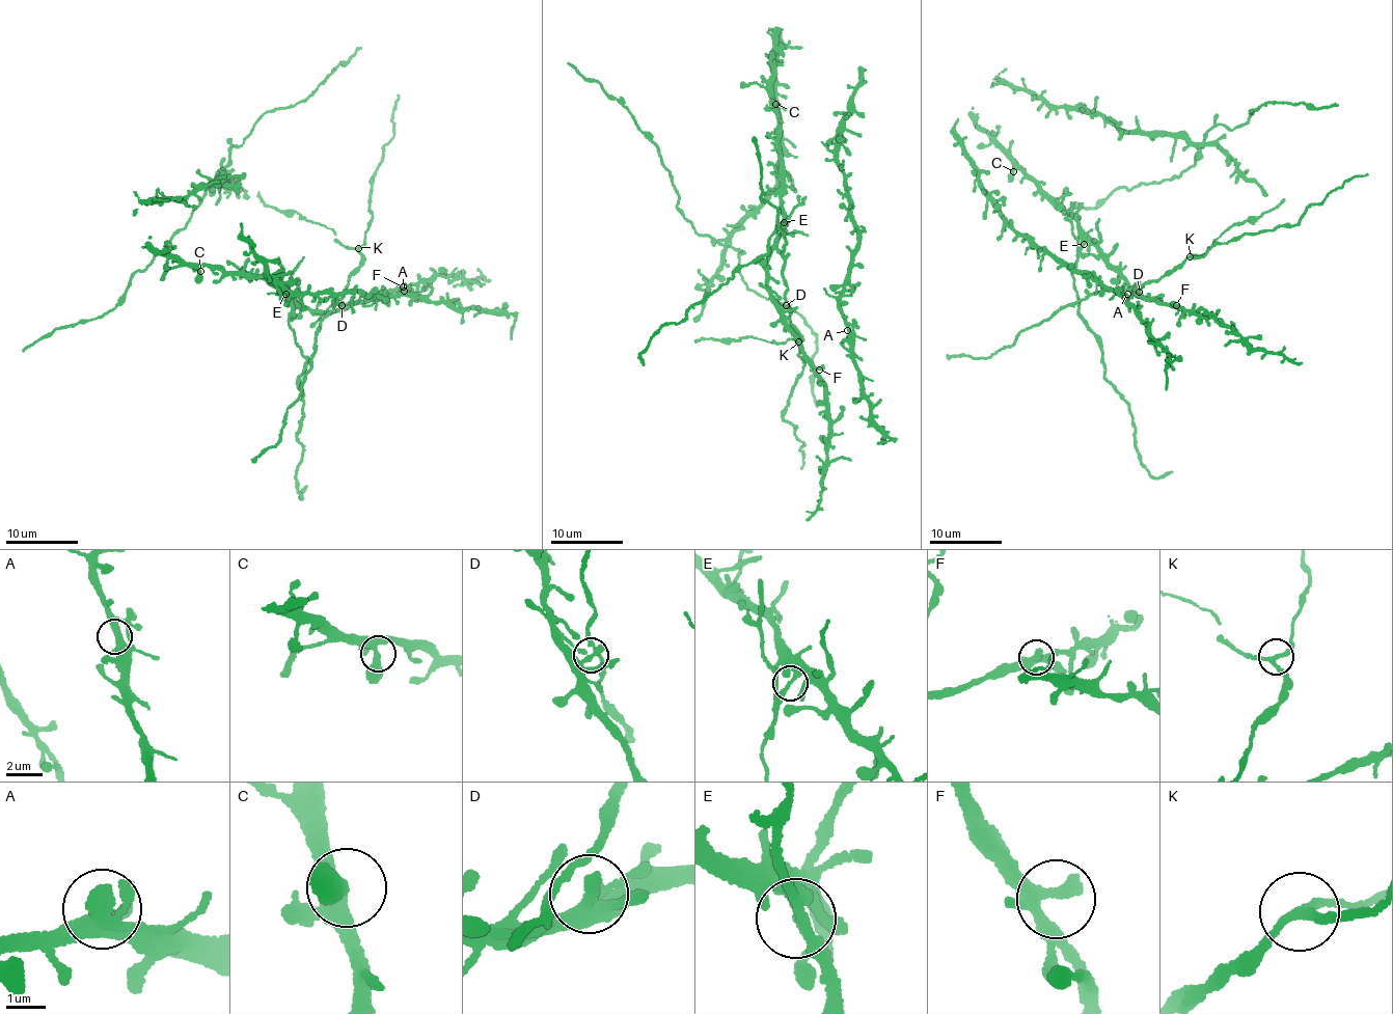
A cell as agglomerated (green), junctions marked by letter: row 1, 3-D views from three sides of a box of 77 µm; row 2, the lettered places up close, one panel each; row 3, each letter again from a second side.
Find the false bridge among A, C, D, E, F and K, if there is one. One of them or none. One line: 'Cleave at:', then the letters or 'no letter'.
Cleave at: E

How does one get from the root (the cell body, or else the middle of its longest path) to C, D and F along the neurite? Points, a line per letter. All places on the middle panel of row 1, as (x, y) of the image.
C: (787, 341), (801, 335), (789, 319), (786, 298), (772, 292), (766, 274), (784, 212), (775, 104)
D: (787, 341), (799, 340), (801, 335), (791, 323), (790, 308), (786, 305)
F: (787, 341), (801, 337), (789, 319), (789, 305), (783, 309), (784, 326), (808, 361), (819, 370)

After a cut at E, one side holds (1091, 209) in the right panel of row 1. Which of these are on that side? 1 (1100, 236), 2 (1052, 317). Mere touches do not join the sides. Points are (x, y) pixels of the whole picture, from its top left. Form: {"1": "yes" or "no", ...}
{"1": "yes", "2": "yes"}

